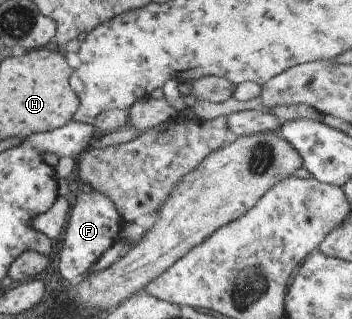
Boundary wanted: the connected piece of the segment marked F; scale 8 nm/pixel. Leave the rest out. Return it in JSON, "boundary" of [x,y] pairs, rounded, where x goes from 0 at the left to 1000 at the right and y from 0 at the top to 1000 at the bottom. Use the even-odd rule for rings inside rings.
{"boundary":[[[256,596],[253,605],[219,605],[193,661],[193,683],[182,712],[179,768],[168,787],[162,831],[173,868],[199,890],[219,887],[247,850],[247,840],[287,799],[295,799],[341,734],[347,687],[321,639],[281,602]]]}

